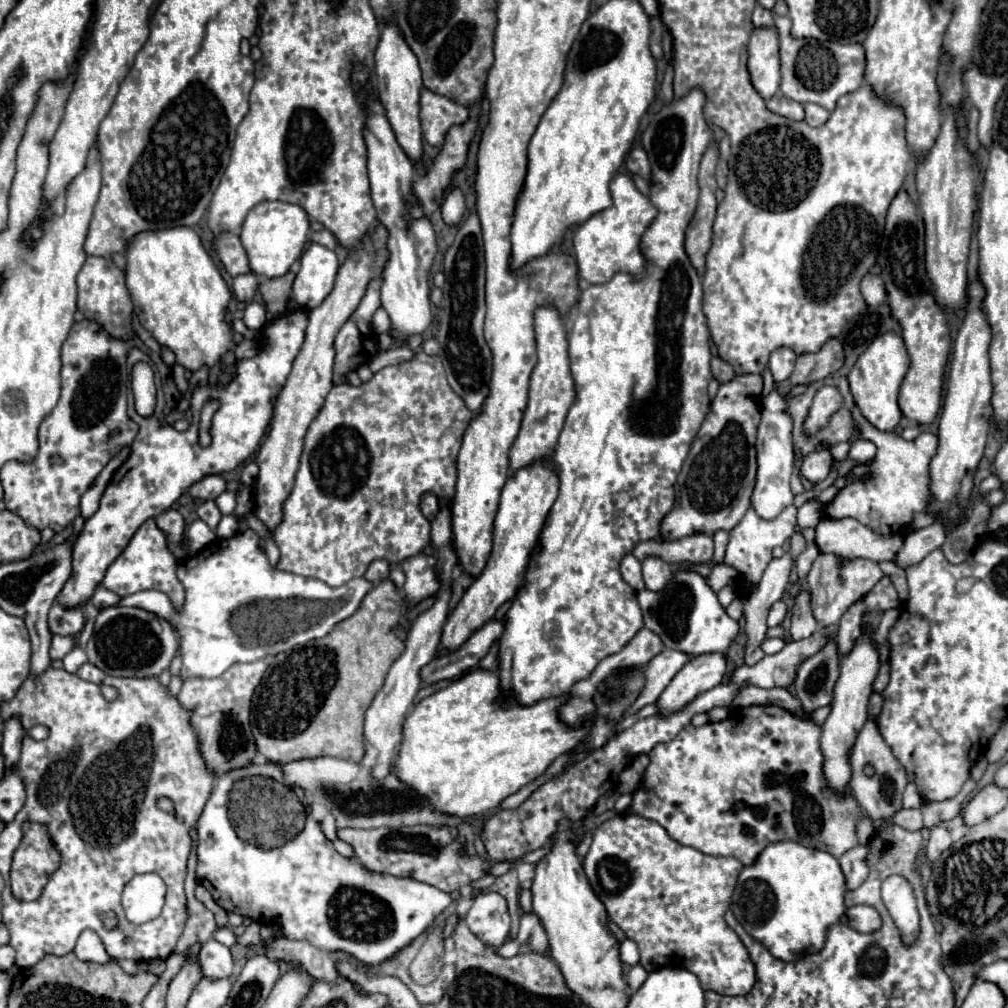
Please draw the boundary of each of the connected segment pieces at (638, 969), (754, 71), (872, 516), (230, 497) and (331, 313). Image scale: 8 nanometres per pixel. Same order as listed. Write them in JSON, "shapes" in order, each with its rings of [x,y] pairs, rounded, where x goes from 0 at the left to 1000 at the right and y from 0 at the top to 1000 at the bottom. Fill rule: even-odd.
{"shapes":[[[[632,956],[632,958],[626,960],[626,964],[620,968],[620,972],[624,976],[624,984],[632,984],[636,980],[638,972],[642,972],[642,964],[638,962],[638,958]]],[[[749,28],[743,40],[745,81],[757,99],[763,99],[773,89],[773,36],[771,28]]],[[[820,373],[813,379],[803,381],[803,389],[789,393],[783,397],[783,411],[789,419],[787,425],[787,437],[789,444],[793,444],[797,450],[809,446],[813,437],[844,437],[846,433],[846,417],[853,429],[853,435],[862,437],[870,442],[870,450],[862,460],[850,460],[846,466],[846,476],[832,486],[828,496],[818,502],[818,512],[820,514],[848,514],[866,524],[868,528],[882,532],[892,528],[896,522],[900,522],[906,514],[908,508],[916,508],[920,504],[920,494],[922,494],[922,454],[930,446],[930,433],[914,429],[908,437],[896,437],[888,429],[874,429],[858,417],[850,403],[846,404],[846,395],[842,389],[842,379],[836,373]],[[816,383],[828,383],[836,395],[836,403],[822,415],[820,423],[814,425],[811,431],[799,431],[799,415],[803,411],[807,393],[813,385]],[[845,412],[845,415],[844,415]]],[[[221,488],[219,492],[213,494],[215,504],[219,506],[219,510],[231,510],[233,508],[233,488]]],[[[376,224],[368,236],[360,242],[356,242],[342,262],[334,270],[332,286],[330,290],[320,298],[318,304],[307,308],[305,312],[305,325],[303,325],[303,341],[299,349],[295,351],[291,359],[291,367],[279,385],[279,391],[275,393],[273,405],[271,405],[271,417],[269,427],[263,433],[263,438],[257,444],[255,460],[257,460],[257,472],[251,480],[251,492],[253,492],[253,510],[267,522],[267,526],[273,524],[279,516],[279,500],[287,492],[293,476],[293,468],[297,464],[297,452],[301,446],[301,433],[307,425],[307,421],[316,411],[324,389],[330,383],[330,361],[332,361],[332,333],[336,325],[346,317],[346,313],[356,304],[362,286],[368,276],[376,274],[380,268],[380,262],[384,258],[384,228]]]]}

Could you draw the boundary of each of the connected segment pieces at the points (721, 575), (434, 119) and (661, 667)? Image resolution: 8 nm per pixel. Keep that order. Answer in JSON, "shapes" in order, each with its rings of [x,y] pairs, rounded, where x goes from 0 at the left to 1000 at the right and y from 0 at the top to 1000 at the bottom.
{"shapes":[[[[709,560],[705,571],[701,573],[701,577],[705,579],[705,583],[709,583],[709,587],[721,579],[727,579],[731,575],[731,565],[723,560]]],[[[418,89],[418,127],[420,137],[428,145],[438,145],[441,133],[449,125],[457,125],[465,117],[465,109],[457,103],[443,99],[441,95],[432,95],[430,91]]],[[[660,643],[658,647],[654,647],[642,661],[642,683],[636,687],[634,694],[626,700],[626,706],[622,706],[622,708],[630,708],[640,698],[650,696],[656,690],[656,687],[660,685],[660,681],[668,675],[668,671],[680,661],[680,657],[684,653],[686,651],[676,645]]]]}

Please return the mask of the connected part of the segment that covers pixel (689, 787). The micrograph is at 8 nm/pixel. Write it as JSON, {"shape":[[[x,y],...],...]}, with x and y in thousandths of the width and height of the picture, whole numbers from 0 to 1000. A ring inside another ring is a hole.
{"shape":[[[743,700],[729,714],[725,708],[723,712],[719,712],[715,716],[703,716],[697,720],[682,718],[682,722],[678,722],[678,726],[674,726],[674,730],[670,730],[670,734],[666,734],[662,738],[652,738],[644,746],[646,756],[642,760],[640,774],[638,774],[636,782],[628,788],[626,806],[654,815],[664,825],[664,829],[670,831],[678,839],[686,839],[686,841],[689,841],[697,847],[705,847],[705,849],[725,849],[725,851],[731,851],[737,859],[747,857],[749,851],[753,849],[753,845],[757,845],[757,841],[761,841],[761,837],[777,835],[777,833],[787,833],[795,839],[816,843],[816,845],[822,845],[824,849],[832,851],[832,849],[836,849],[836,845],[840,845],[852,837],[850,817],[858,810],[858,804],[852,800],[852,796],[848,794],[848,790],[844,786],[834,788],[820,778],[818,768],[816,768],[816,746],[813,740],[813,730],[814,730],[814,722],[811,718],[805,718],[805,714],[793,714],[791,710],[787,710],[785,706],[781,706],[773,700]]]}

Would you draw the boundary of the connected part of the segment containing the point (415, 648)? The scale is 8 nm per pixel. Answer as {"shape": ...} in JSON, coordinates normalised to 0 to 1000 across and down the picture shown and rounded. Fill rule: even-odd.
{"shape":[[[438,498],[436,512],[428,518],[428,522],[430,522],[428,524],[428,534],[430,534],[432,544],[436,546],[436,550],[434,550],[434,554],[436,554],[434,567],[436,567],[436,575],[438,575],[438,585],[434,587],[434,597],[430,599],[430,603],[416,609],[412,613],[412,617],[408,619],[406,629],[404,629],[404,637],[402,637],[402,647],[388,661],[380,683],[374,687],[370,698],[364,704],[364,710],[362,710],[362,734],[370,742],[374,742],[374,756],[370,760],[370,770],[372,772],[380,772],[388,764],[392,744],[394,744],[394,740],[398,738],[398,732],[400,732],[398,724],[400,724],[400,718],[402,718],[404,704],[406,704],[406,700],[410,700],[412,688],[418,683],[418,671],[416,671],[418,663],[424,661],[432,653],[434,639],[436,639],[436,633],[438,633],[438,625],[439,625],[439,619],[441,619],[441,613],[443,613],[443,597],[445,597],[445,591],[447,591],[447,562],[451,558],[451,550],[449,550],[449,546],[445,542],[445,536],[447,536],[447,508],[441,502],[441,498]]]}

